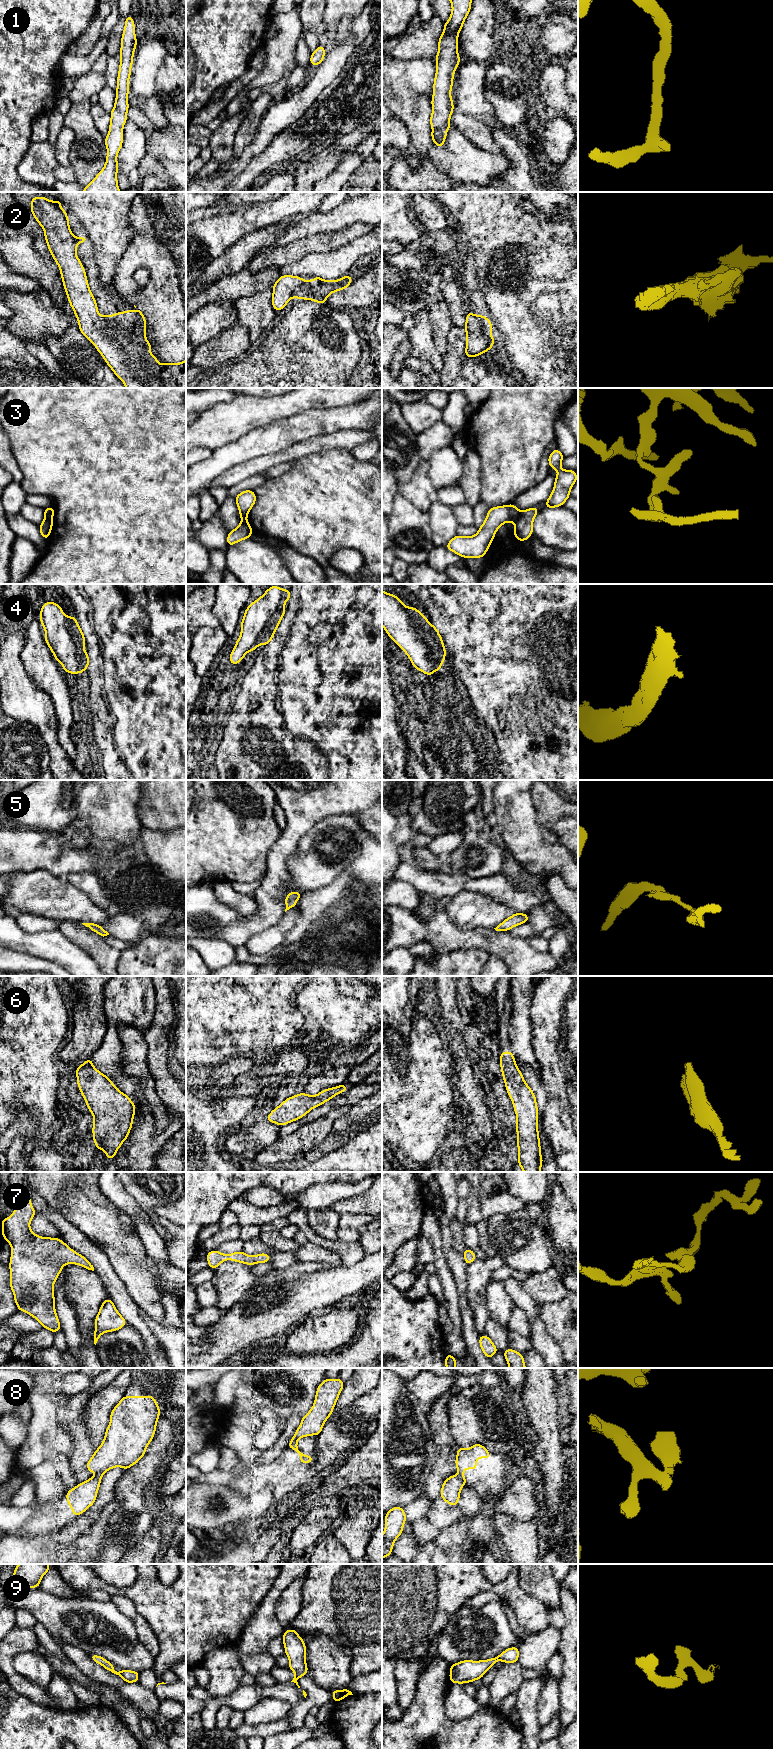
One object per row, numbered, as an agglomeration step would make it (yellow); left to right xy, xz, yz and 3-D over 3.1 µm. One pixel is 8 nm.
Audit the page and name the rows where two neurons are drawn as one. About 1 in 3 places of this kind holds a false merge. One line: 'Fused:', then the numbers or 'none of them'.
Fused: 8

